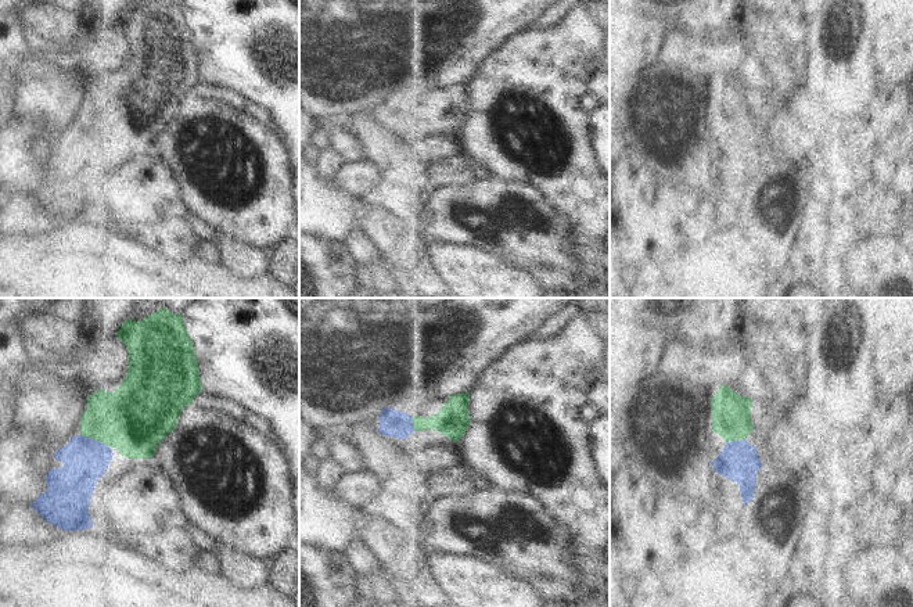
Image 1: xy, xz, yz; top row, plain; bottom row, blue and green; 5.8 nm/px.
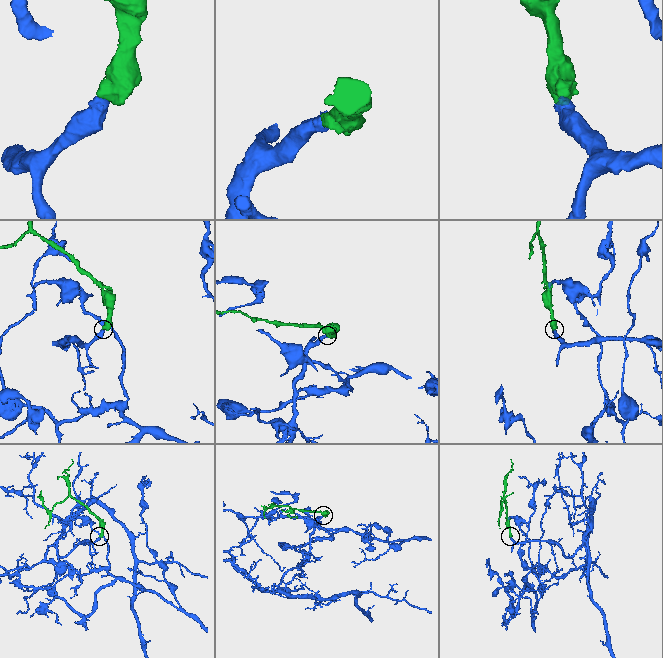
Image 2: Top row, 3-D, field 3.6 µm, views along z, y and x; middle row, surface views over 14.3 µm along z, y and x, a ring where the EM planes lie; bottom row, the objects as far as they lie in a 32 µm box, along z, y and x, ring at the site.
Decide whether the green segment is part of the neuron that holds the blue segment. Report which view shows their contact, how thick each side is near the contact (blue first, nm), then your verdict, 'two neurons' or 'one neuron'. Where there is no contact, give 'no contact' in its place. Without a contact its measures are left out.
meets blue in xy; 260 nm thick on the blue side, 380 nm on the other; one neuron

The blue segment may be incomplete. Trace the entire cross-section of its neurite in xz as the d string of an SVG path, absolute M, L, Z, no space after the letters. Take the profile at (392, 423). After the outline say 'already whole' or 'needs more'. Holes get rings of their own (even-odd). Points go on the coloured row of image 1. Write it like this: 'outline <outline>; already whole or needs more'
outline M470 392L452 395L442 409L429 417L413 417L387 406L378 419L378 432L381 435L406 439L414 431L436 430L457 443L471 423L468 402Z; needs more

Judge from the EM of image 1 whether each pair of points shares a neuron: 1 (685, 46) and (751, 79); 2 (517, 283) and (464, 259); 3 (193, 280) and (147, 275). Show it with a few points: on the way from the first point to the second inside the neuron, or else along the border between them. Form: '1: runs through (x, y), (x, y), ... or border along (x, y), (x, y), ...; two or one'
1: border along (752, 71), (736, 71), (728, 75); two
2: runs through (504, 283), (488, 283), (477, 272); one
3: runs through (182, 280), (158, 280); one

